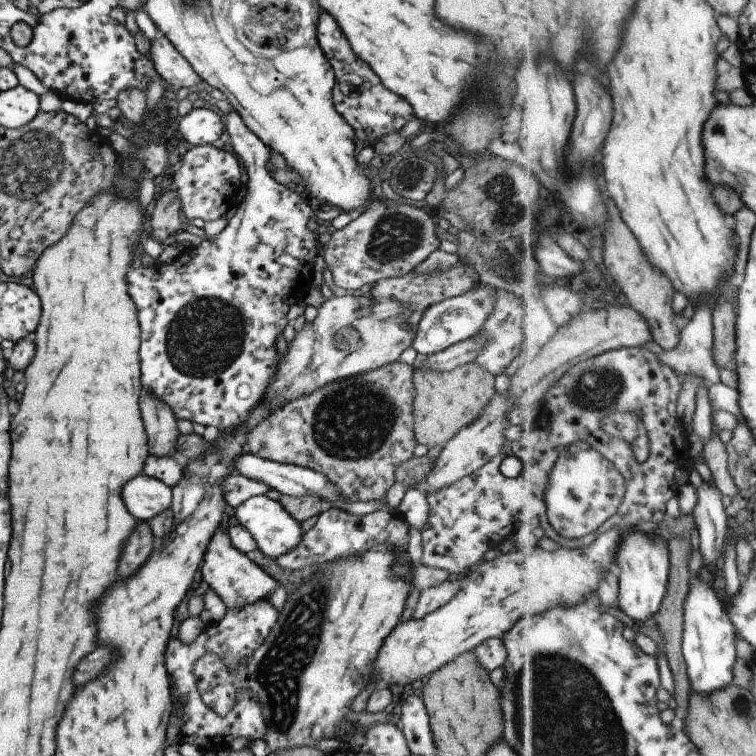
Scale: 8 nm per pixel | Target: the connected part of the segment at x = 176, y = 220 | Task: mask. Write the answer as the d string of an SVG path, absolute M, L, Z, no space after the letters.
M170 187L165 190L151 208L149 214L149 234L151 238L163 245L181 224L180 199L177 192Z

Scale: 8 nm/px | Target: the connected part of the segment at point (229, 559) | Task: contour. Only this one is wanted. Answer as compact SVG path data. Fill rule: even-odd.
M217 526L211 540L207 542L207 548L201 558L201 578L208 584L221 602L225 605L226 610L231 608L243 608L245 604L253 604L257 600L266 600L269 594L275 592L277 581L267 575L257 564L233 548L226 530Z

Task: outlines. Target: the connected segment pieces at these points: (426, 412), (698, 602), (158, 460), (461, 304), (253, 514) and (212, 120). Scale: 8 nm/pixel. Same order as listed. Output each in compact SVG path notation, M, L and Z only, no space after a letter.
M474 361L447 371L427 370L425 366L416 366L412 373L413 434L416 444L423 444L428 448L442 447L455 432L471 424L495 392L494 375Z
M693 574L690 592L684 606L682 644L692 690L697 694L711 694L715 690L733 684L733 676L735 676L733 670L738 656L736 649L738 638L725 605L717 598L711 584L701 581L698 574Z
M147 454L141 474L155 478L155 480L163 482L165 486L173 488L183 476L185 463L185 460L178 458L178 456L151 456L151 454Z
M478 282L459 296L447 298L447 300L442 300L437 304L431 304L429 308L425 308L417 325L417 332L411 341L411 347L416 354L422 357L429 356L477 335L479 330L483 328L483 322L491 314L491 308L495 304L495 290L497 288Z
M257 495L245 499L239 506L235 507L235 518L237 522L249 532L251 538L255 540L259 552L269 558L283 556L291 548L295 548L303 536L301 524L291 518L285 509L276 500L271 500L264 495Z
M205 107L192 108L181 116L177 126L181 140L190 147L210 145L221 136L223 130L221 118Z

